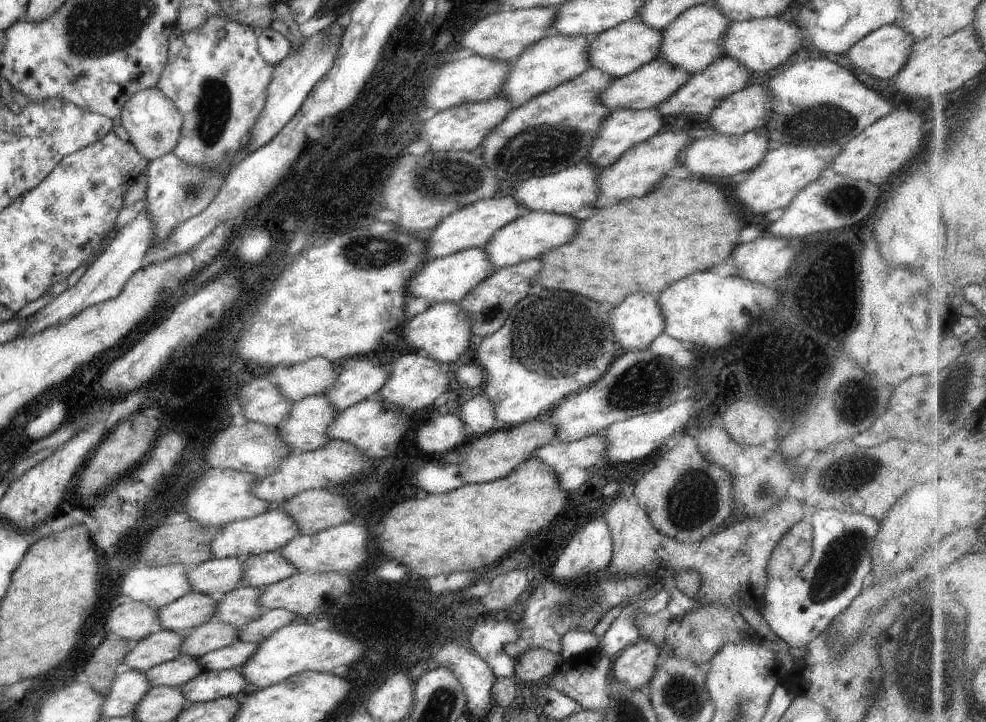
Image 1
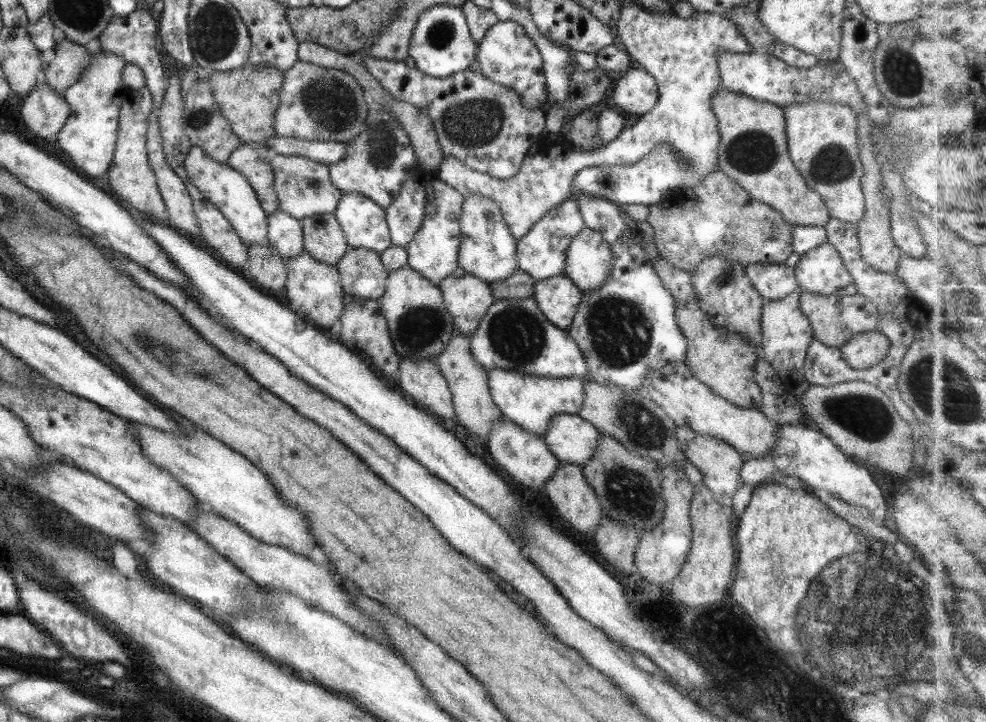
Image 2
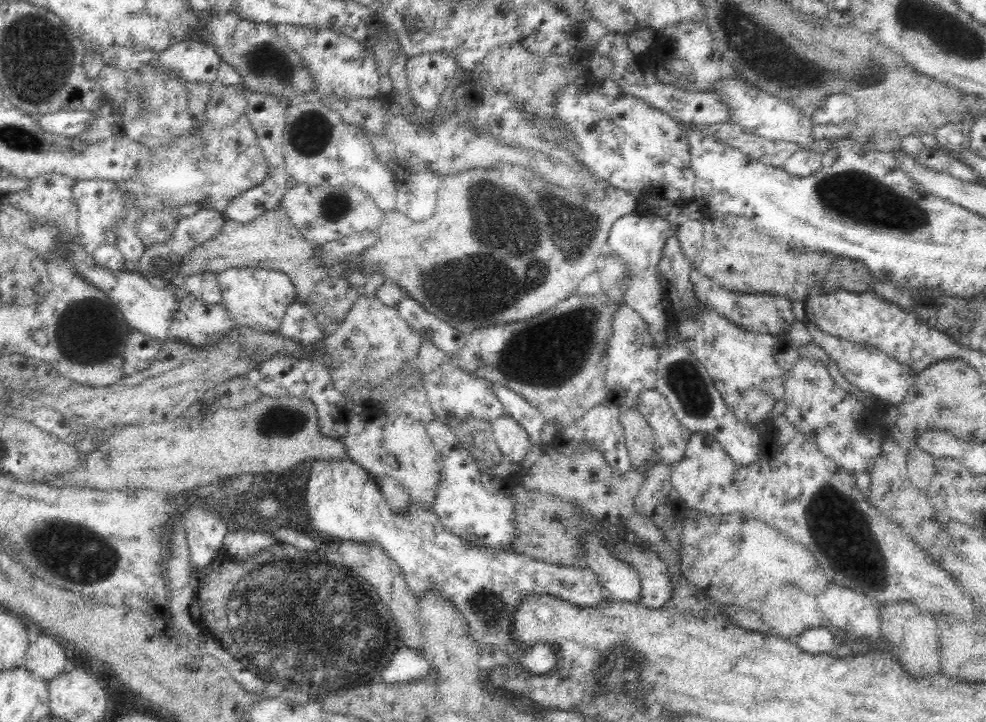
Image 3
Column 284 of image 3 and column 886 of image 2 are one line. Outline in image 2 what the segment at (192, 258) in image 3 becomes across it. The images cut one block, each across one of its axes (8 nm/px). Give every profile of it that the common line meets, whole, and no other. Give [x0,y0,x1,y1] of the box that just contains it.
[856,113,901,275]

